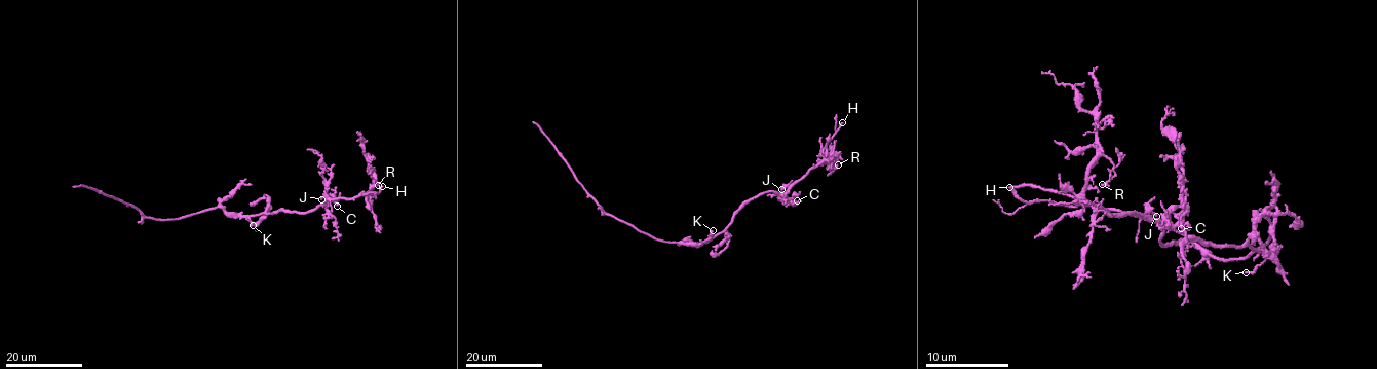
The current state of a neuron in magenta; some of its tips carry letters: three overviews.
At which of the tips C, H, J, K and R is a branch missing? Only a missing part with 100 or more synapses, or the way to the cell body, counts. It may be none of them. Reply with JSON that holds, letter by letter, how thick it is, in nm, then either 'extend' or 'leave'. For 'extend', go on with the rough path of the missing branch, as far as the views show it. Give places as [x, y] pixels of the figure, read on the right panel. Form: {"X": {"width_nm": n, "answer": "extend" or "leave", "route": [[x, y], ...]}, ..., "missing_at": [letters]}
{"C": {"width_nm": 170, "answer": "leave"}, "H": {"width_nm": 240, "answer": "extend", "route": [[1009, 187], [1029, 193], [1080, 199], [1094, 212], [1112, 214], [1143, 201], [1150, 204]]}, "J": {"width_nm": 170, "answer": "leave"}, "K": {"width_nm": 200, "answer": "leave"}, "R": {"width_nm": 140, "answer": "leave"}, "missing_at": ["H"]}

